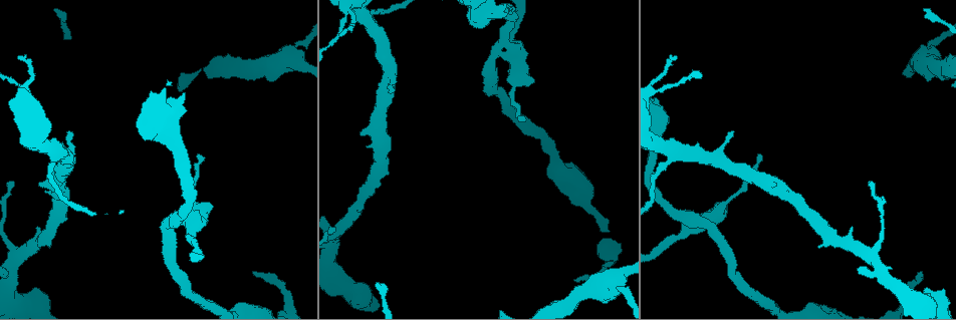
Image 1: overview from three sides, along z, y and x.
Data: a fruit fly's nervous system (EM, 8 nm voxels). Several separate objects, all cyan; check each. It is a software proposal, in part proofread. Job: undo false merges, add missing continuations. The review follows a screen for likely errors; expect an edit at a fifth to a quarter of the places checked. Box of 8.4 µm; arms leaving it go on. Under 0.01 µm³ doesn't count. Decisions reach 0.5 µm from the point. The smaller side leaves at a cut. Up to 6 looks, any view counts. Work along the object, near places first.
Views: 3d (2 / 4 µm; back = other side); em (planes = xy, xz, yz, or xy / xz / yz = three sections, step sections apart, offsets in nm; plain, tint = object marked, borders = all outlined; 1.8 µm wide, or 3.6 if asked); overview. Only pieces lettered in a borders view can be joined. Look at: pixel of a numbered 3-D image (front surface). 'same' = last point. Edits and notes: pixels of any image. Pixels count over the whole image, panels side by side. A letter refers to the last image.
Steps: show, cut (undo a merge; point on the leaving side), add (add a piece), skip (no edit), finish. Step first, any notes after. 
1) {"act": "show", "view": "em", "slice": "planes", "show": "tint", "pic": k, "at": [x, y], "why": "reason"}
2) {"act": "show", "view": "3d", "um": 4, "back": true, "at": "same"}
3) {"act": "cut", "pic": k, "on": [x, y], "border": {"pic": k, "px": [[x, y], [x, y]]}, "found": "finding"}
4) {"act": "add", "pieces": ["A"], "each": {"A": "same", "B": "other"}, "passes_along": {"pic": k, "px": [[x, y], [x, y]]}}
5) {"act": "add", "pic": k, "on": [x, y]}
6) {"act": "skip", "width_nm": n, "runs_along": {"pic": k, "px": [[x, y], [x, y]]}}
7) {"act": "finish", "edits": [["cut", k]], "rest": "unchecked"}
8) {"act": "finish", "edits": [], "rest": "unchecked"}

{"act": "show", "view": "3d", "um": 2, "pic": 1, "at": [501, 43], "why": "sharp bend"}

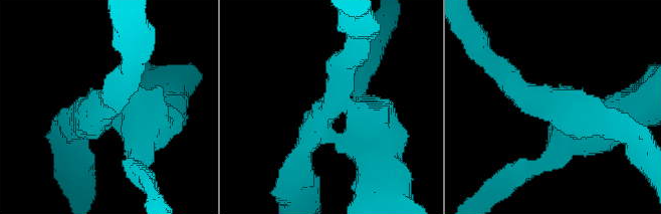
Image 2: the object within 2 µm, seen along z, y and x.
{"act": "show", "view": "em", "slice": "yz", "step": 8, "show": "tint", "pic": 2, "at": [558, 103], "arms": 4}

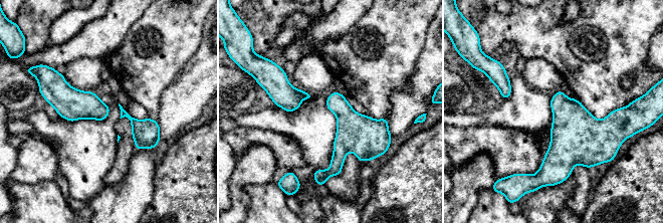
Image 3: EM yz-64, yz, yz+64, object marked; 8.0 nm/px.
{"act": "show", "view": "em", "slice": "planes", "show": "borders", "at": "same", "why": "another direction"}

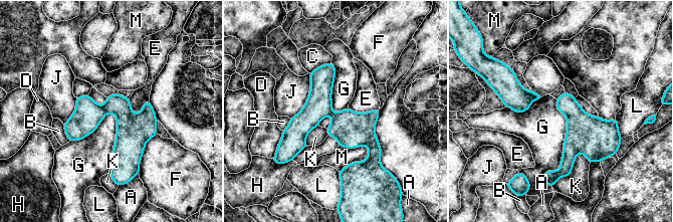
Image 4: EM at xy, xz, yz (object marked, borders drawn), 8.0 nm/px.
{"act": "cut", "pic": 4, "on": [130, 128], "each": {"A": "other", "B": "other", "C": "other", "D": "other", "E": "other", "F": "other", "G": "other", "H": "other", "J": "other", "K": "other", "L": "other", "M": "other"}, "border": {"pic": 4, "px": [[102, 105], [106, 113]]}, "found": "two cells meet here"}

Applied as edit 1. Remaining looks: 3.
{"act": "show", "view": "em", "slice": "planes", "show": "borders", "pic": 1, "at": [18, 84], "why": "thin neck"}

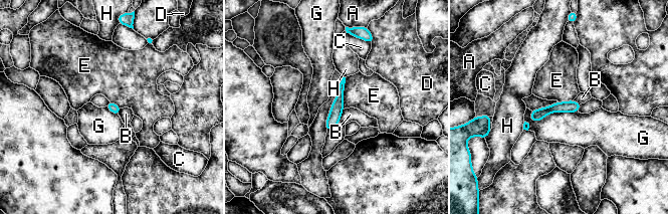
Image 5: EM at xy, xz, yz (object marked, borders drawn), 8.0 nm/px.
{"act": "skip", "width_nm": 80, "each": {"A": "other", "B": "other", "C": "other", "D": "other", "E": "other", "G": "other", "H": "other"}, "border": {"pic": 5, "px": [[346, 77], [343, 109]]}, "found": "one cell here"}

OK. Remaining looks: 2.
{"act": "finish", "edits": [["cut", 4]], "rest": "unchecked"}

